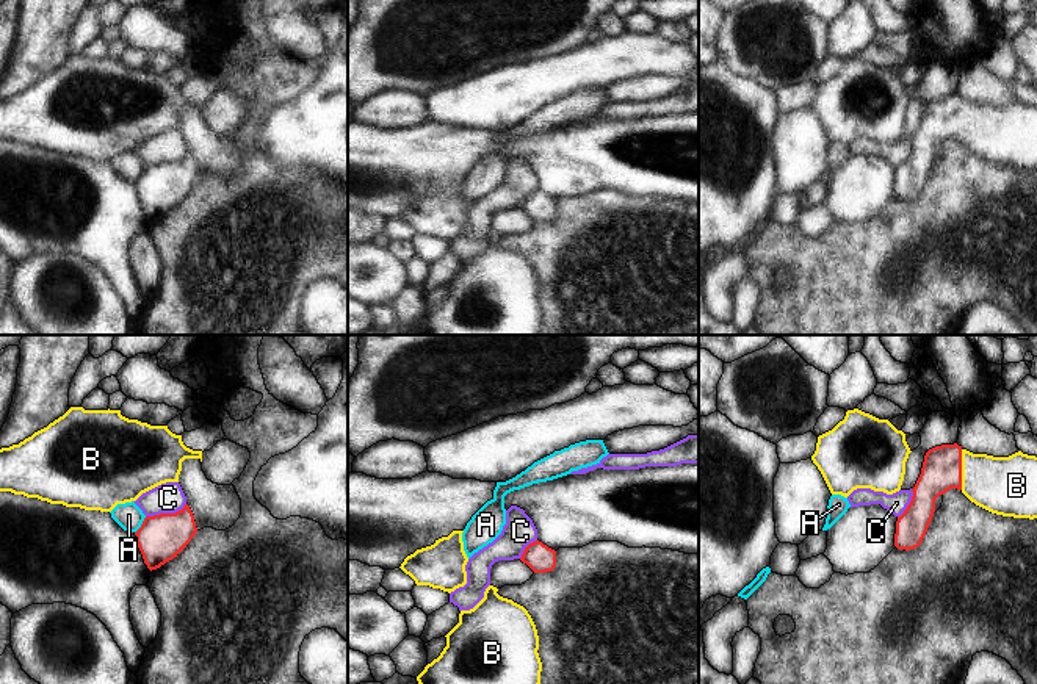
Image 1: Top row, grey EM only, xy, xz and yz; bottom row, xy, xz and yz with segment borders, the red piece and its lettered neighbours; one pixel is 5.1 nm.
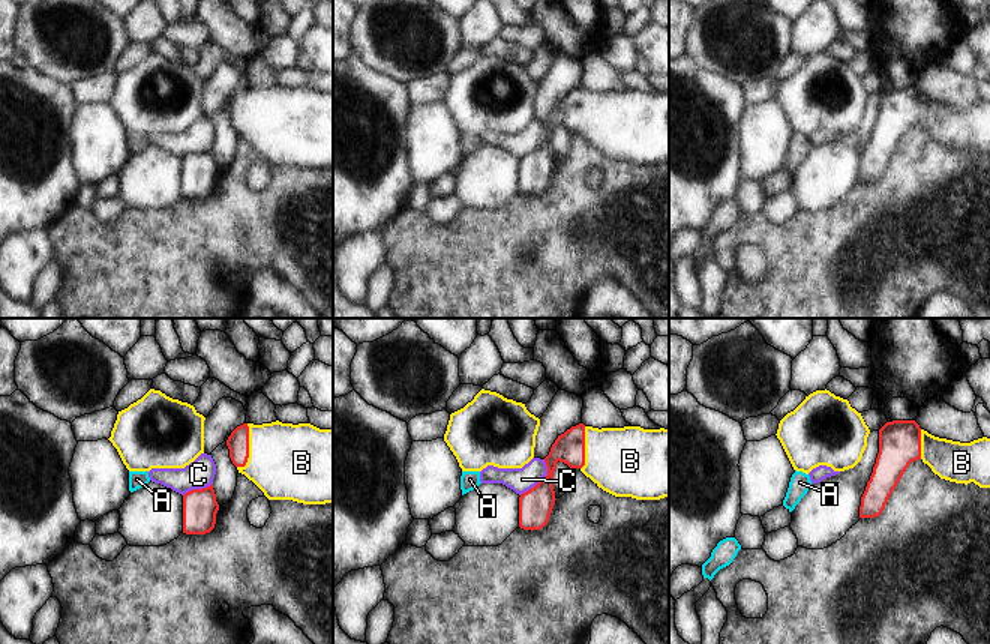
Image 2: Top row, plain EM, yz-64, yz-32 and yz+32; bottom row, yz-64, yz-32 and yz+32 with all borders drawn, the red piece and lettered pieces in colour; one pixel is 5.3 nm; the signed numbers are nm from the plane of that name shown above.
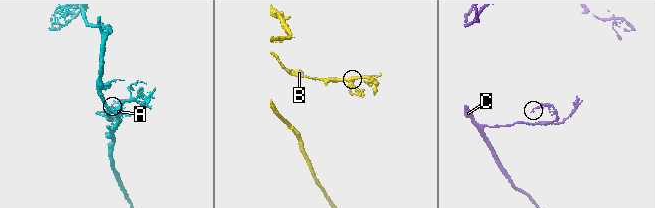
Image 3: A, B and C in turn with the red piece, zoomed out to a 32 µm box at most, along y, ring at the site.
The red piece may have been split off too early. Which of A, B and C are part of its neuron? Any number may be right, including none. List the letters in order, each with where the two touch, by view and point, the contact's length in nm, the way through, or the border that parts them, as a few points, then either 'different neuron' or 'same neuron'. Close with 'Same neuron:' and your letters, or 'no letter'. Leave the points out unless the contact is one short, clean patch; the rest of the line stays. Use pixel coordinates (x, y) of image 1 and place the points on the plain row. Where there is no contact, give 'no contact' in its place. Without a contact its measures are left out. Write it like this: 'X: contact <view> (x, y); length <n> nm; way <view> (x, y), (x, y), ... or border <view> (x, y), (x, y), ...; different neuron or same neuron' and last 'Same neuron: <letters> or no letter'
A: contact xy (141, 174); length 110 nm; border xy (146, 166), (135, 182); different neuron
B: contact yz (961, 119); length 200 nm; way yz (942, 118), (961, 119), (1006, 135); same neuron
C: contact xy (166, 163); length 220 nm; border xy (185, 152), (174, 162), (146, 166); different neuron
Same neuron: B

